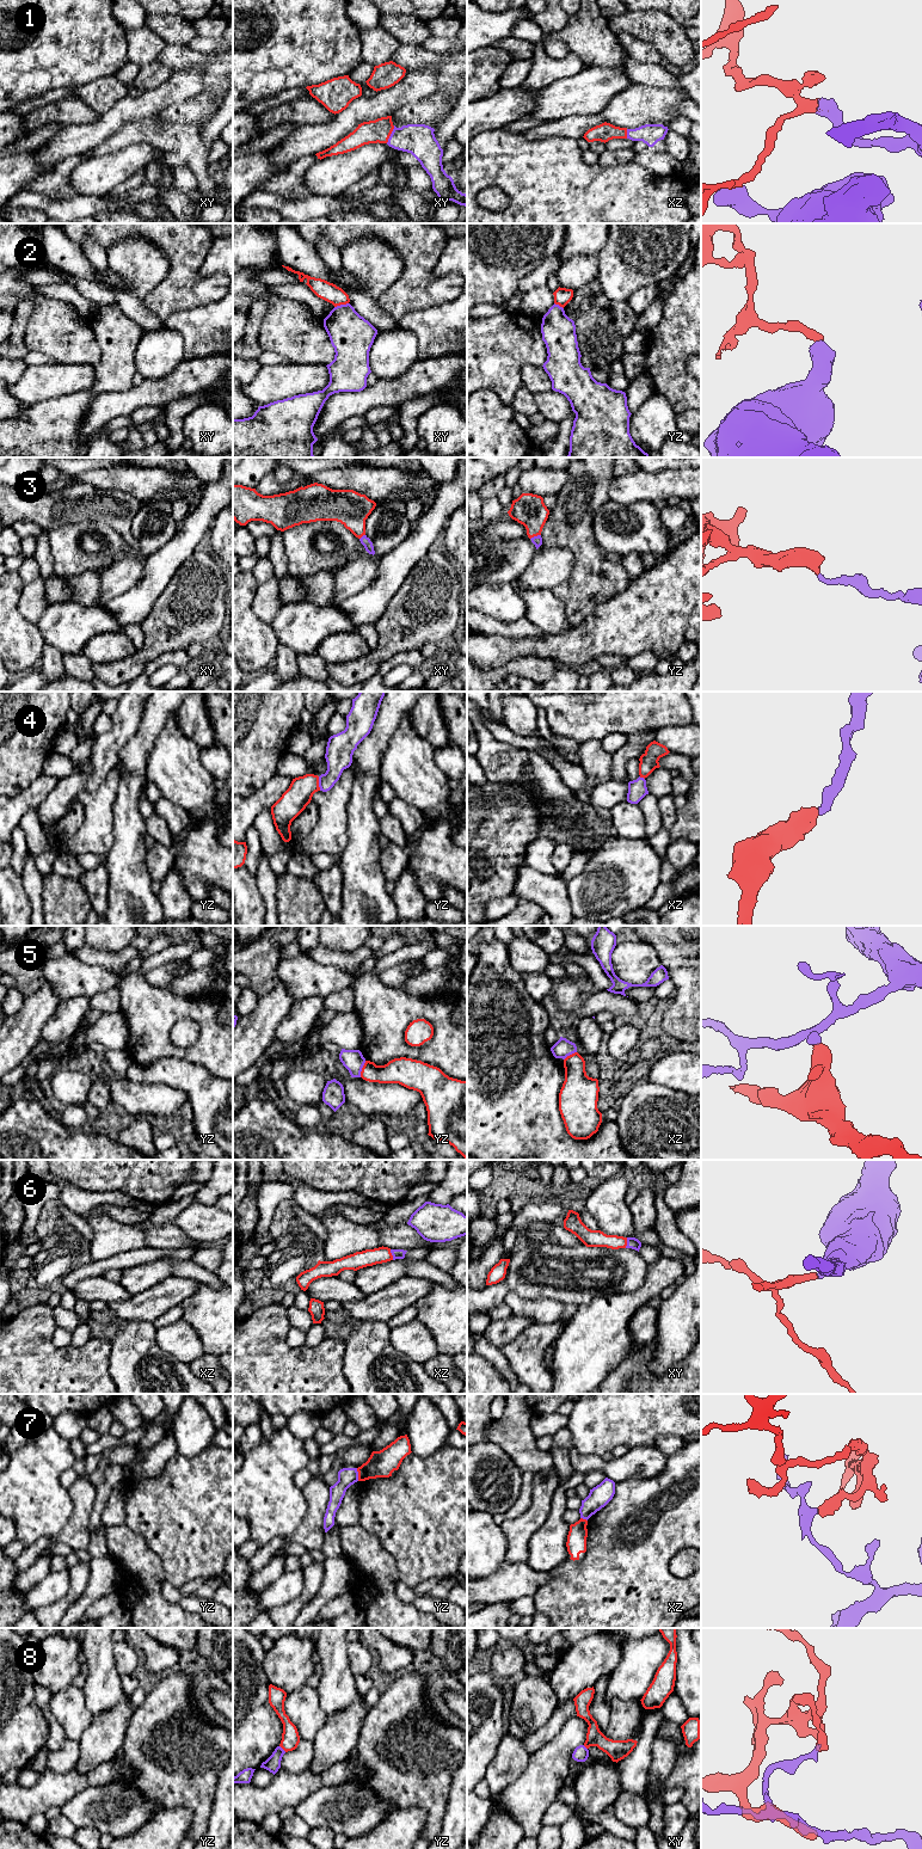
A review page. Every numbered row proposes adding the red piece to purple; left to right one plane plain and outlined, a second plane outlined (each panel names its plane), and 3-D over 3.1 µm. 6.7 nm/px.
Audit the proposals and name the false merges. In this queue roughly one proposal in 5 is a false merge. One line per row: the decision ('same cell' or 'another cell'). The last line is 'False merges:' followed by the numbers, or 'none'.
1: same cell
2: another cell
3: same cell
4: same cell
5: another cell
6: same cell
7: another cell
8: another cell
False merges: 2, 5, 7, 8

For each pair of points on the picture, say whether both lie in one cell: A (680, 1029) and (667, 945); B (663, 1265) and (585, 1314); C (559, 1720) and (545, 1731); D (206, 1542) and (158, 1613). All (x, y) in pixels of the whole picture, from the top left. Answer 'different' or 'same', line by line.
A: same
B: same
C: same
D: different

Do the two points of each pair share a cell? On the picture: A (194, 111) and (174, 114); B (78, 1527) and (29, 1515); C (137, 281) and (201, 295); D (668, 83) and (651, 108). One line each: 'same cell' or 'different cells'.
A: same cell
B: different cells
C: different cells
D: different cells

